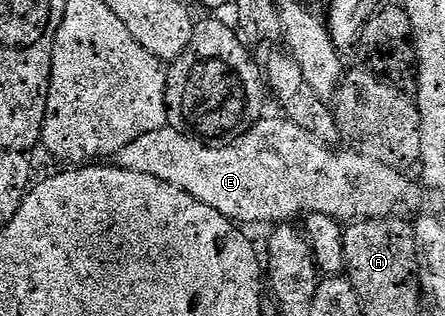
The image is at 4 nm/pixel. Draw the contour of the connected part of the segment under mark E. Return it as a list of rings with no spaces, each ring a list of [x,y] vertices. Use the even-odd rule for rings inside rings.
[[[262,116],[246,134],[238,134],[236,138],[224,144],[206,144],[195,140],[193,135],[184,134],[166,124],[163,129],[146,132],[139,140],[131,140],[127,148],[123,148],[115,156],[115,164],[127,172],[143,172],[143,176],[155,176],[155,180],[163,180],[215,208],[232,222],[269,222],[268,224],[285,224],[296,214],[308,216],[322,214],[336,218],[342,224],[354,220],[370,218],[392,218],[397,210],[409,198],[409,182],[396,166],[379,164],[379,160],[371,160],[371,156],[356,154],[348,148],[334,148],[324,144],[311,132],[299,128],[289,118]]]

